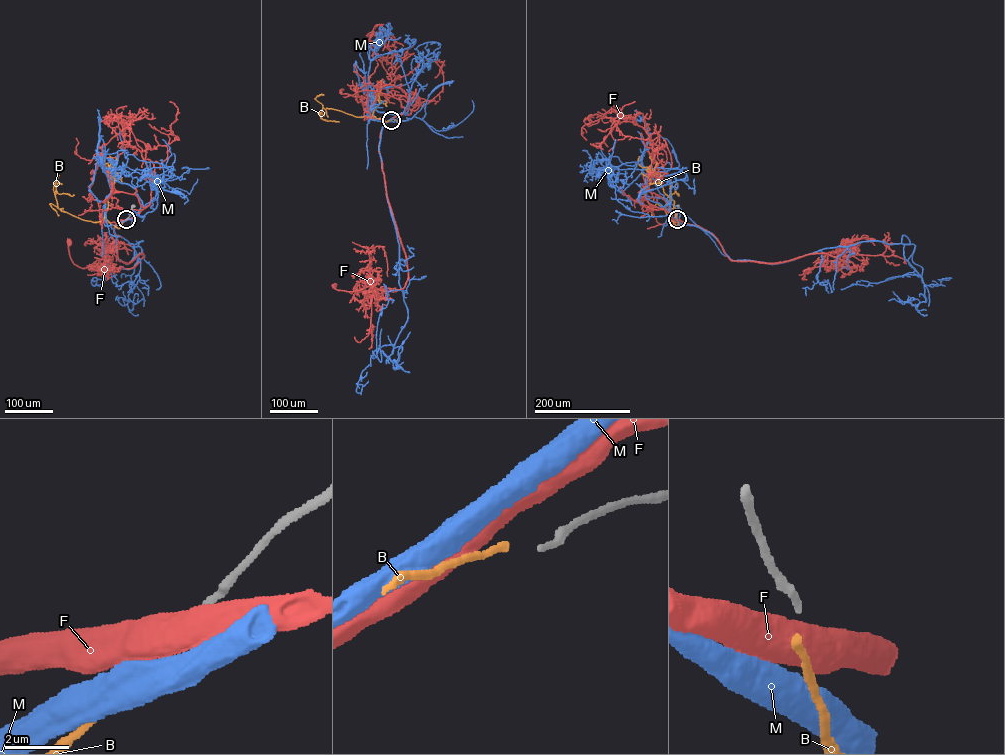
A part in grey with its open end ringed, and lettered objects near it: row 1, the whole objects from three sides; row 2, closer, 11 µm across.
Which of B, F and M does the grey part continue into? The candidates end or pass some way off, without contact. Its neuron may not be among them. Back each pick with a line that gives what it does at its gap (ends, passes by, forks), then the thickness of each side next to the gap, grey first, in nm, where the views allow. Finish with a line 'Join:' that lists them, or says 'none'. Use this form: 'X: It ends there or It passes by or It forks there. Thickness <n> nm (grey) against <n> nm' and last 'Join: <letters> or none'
B: It ends there. Thickness 200 nm (grey) against 260 nm
Join: B

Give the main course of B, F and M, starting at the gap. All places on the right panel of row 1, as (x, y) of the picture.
B: (677, 220), (677, 228), (673, 223), (675, 216), (674, 222), (664, 206), (675, 191), (678, 195)
F: (676, 219), (710, 232), (732, 260), (777, 263), (825, 253), (848, 268), (843, 241)
M: (676, 220), (709, 231), (733, 260), (777, 264), (904, 235), (915, 246), (913, 272), (841, 289)

